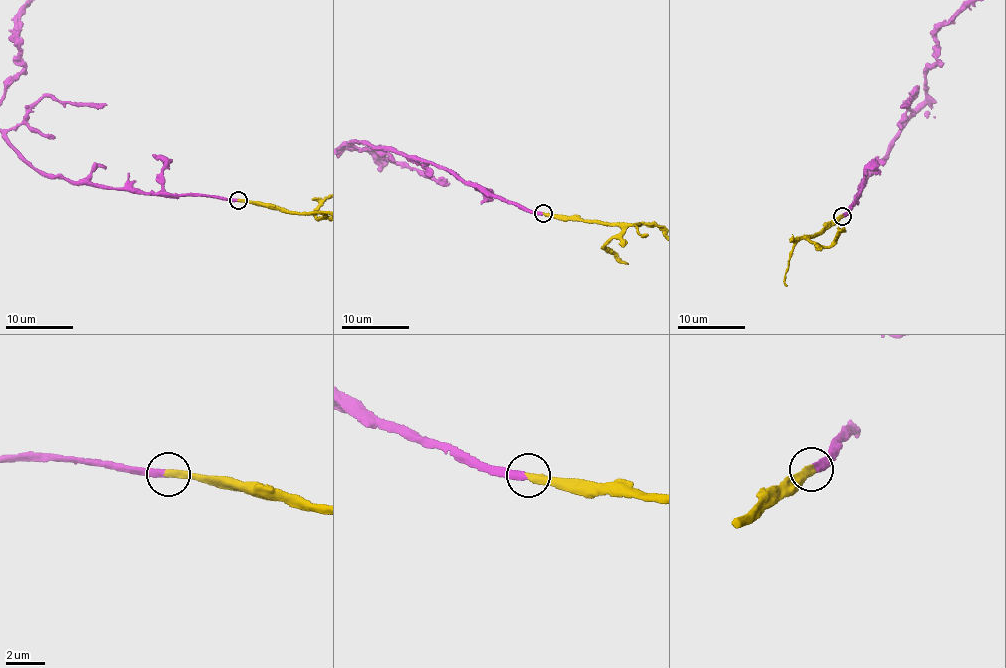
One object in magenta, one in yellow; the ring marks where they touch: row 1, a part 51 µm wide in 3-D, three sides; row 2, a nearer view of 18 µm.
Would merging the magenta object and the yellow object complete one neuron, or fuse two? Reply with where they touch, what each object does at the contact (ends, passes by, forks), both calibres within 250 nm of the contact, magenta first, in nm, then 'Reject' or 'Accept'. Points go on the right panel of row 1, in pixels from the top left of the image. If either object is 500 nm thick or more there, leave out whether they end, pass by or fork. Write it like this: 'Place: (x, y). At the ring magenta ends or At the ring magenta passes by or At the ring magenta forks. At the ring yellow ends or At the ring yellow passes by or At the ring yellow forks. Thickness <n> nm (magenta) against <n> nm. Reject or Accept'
Place: (842, 216). At the ring magenta ends. At the ring yellow ends. Thickness 340 nm (magenta) against 360 nm. Accept

